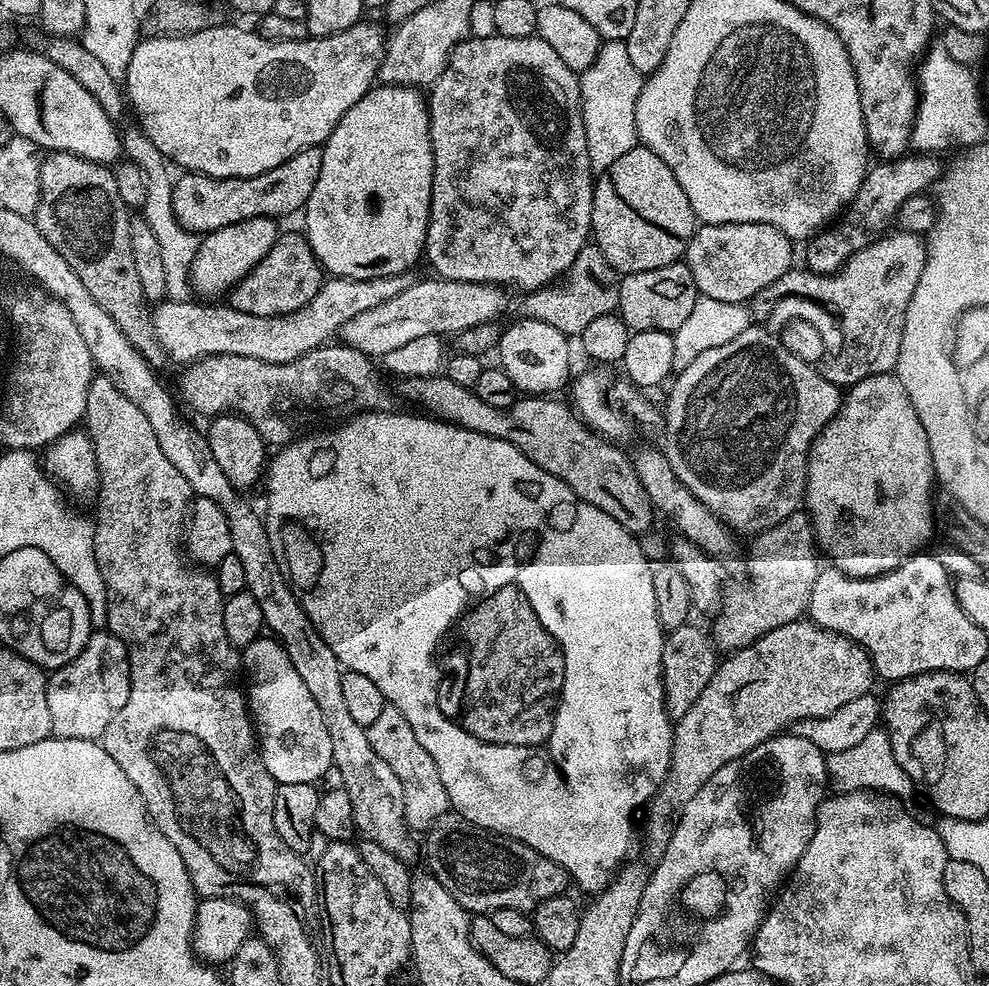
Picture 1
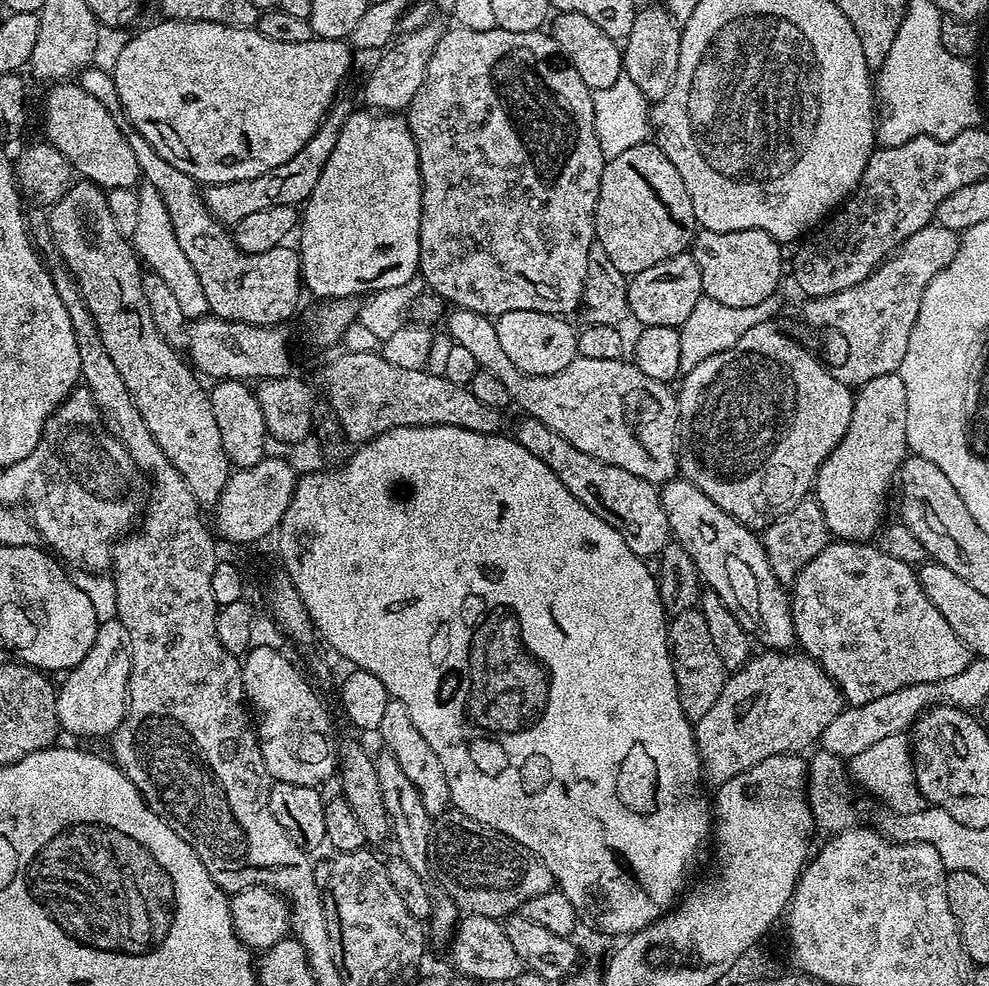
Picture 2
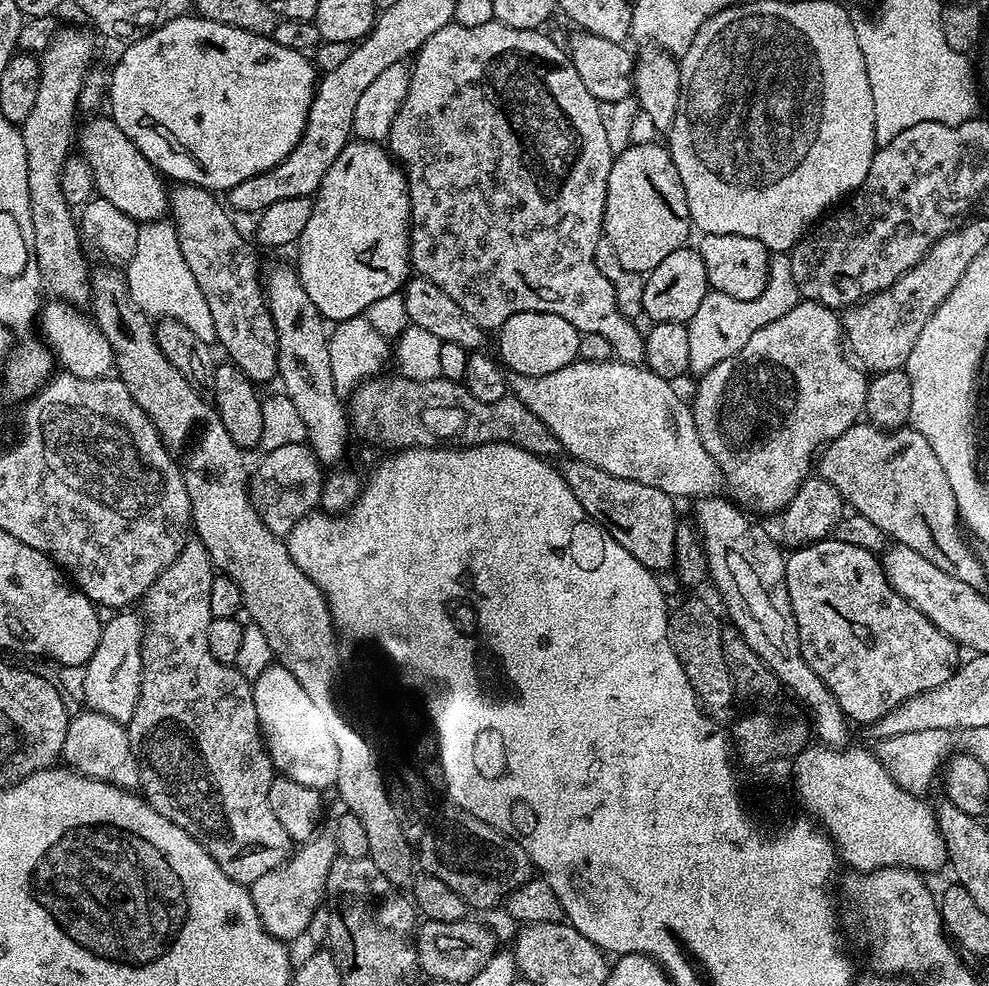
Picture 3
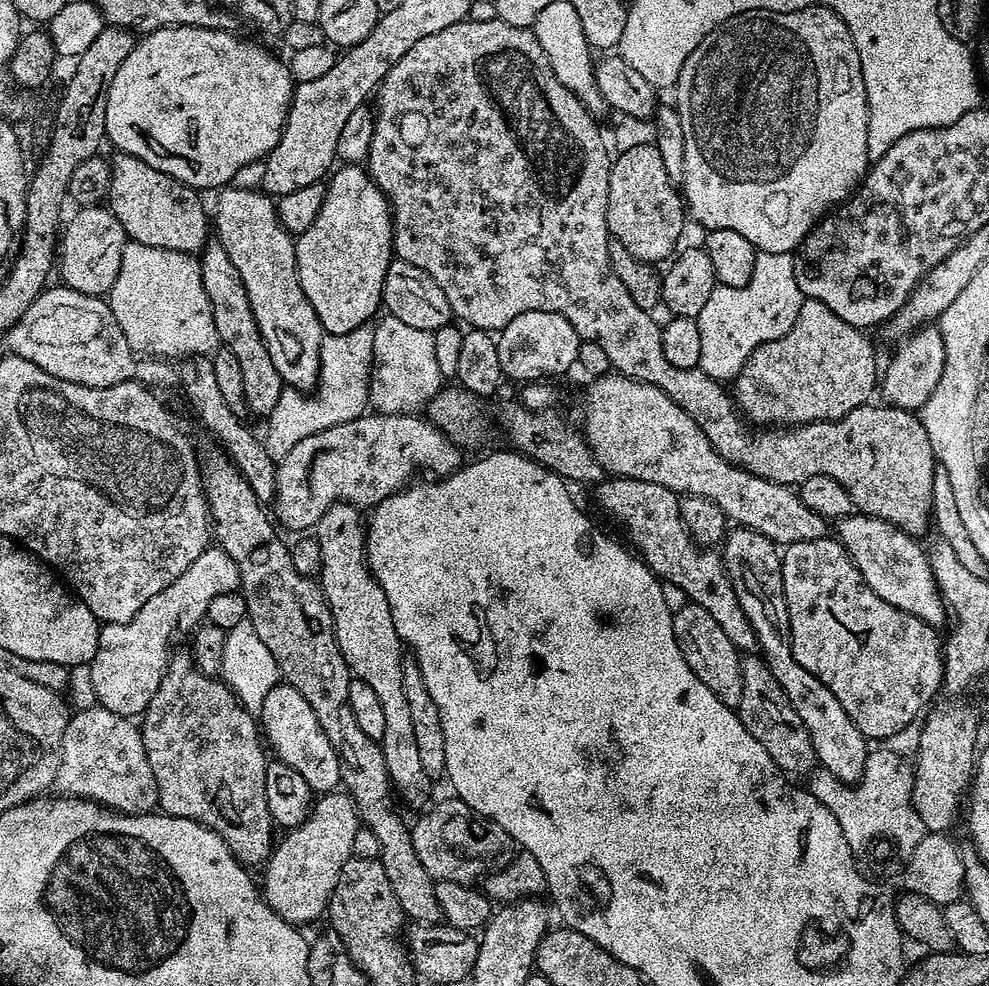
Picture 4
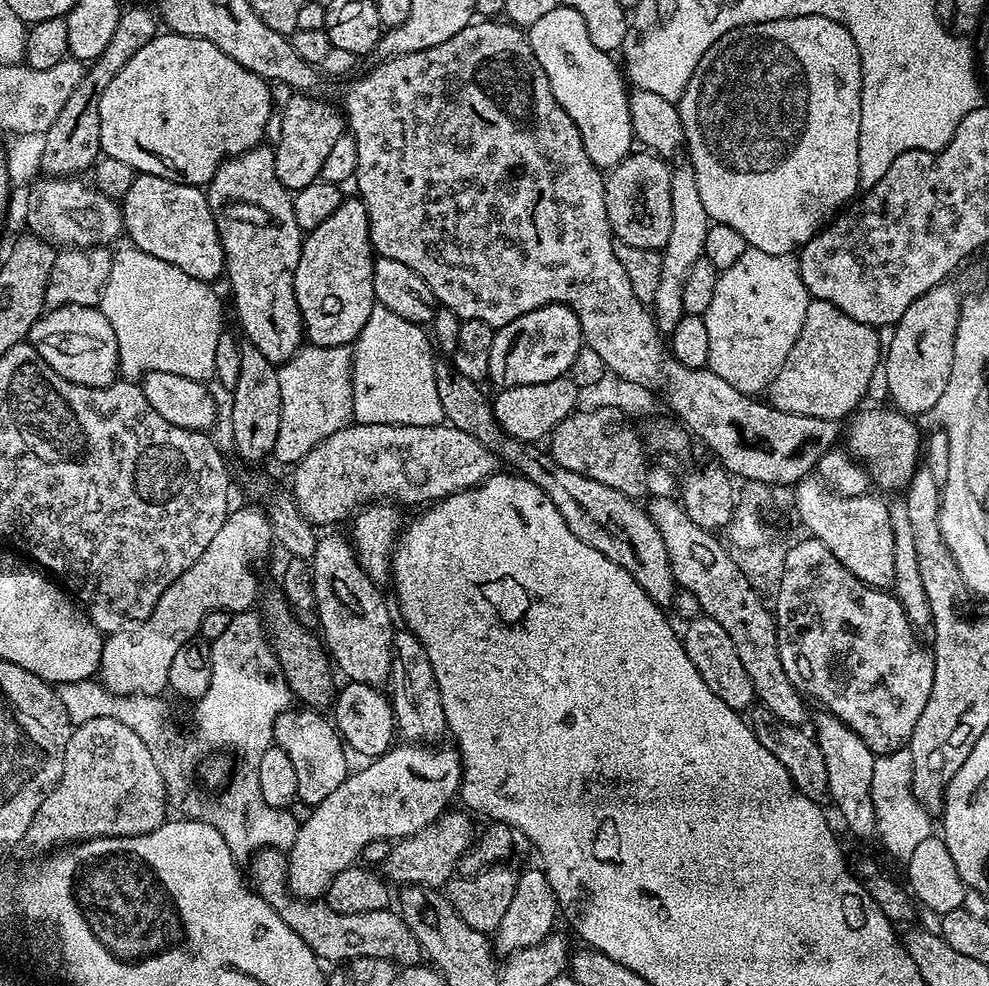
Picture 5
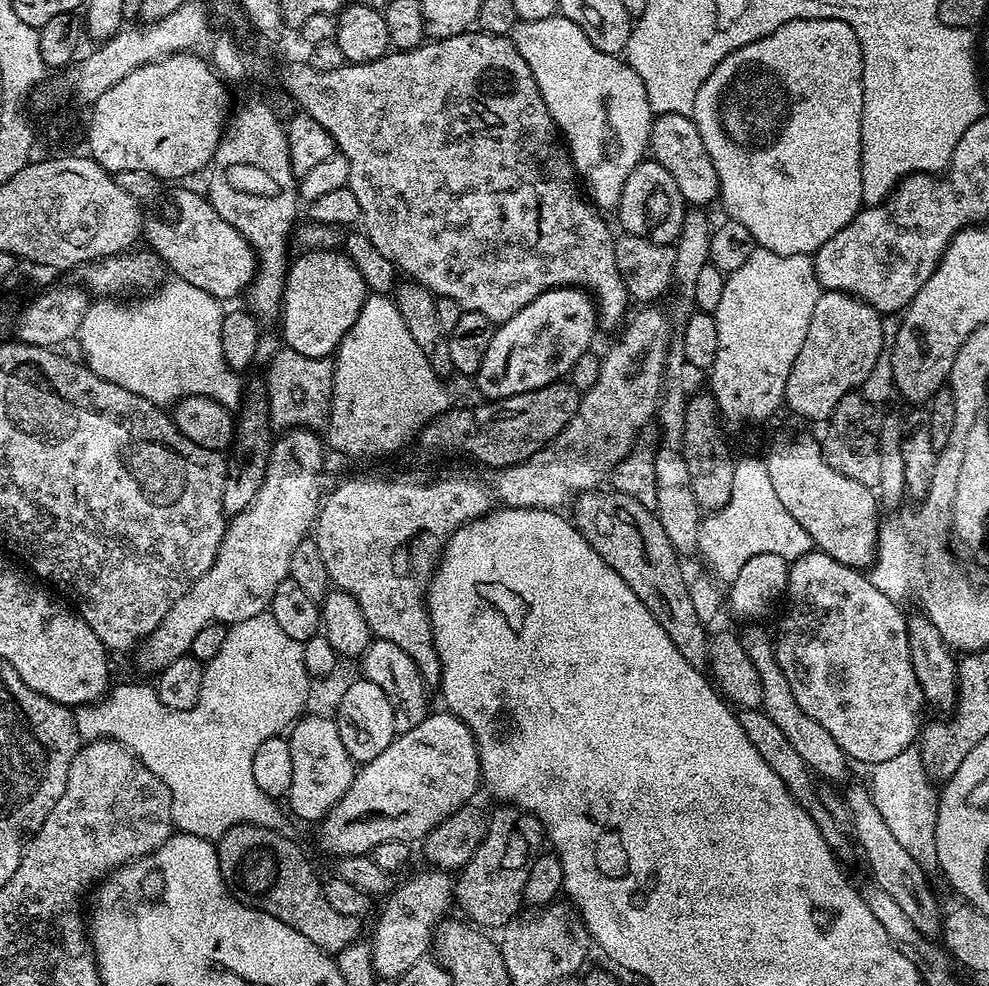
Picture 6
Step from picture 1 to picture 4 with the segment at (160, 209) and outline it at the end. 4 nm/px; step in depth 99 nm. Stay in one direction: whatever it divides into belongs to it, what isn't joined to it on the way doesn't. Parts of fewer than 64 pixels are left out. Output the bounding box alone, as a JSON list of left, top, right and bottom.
[106,240,217,358]

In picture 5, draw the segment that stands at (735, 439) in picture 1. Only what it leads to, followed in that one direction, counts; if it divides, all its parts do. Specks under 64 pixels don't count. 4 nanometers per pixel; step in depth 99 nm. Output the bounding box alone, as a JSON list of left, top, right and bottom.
[766,299,882,418]

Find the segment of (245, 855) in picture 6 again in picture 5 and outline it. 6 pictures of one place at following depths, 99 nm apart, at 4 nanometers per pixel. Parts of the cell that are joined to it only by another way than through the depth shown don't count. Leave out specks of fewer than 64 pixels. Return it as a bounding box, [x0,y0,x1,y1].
[246,848,421,966]

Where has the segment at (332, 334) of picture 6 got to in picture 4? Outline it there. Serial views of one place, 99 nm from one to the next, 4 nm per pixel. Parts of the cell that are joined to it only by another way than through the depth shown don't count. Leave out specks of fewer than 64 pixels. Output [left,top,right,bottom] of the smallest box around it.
[295,164,394,334]

